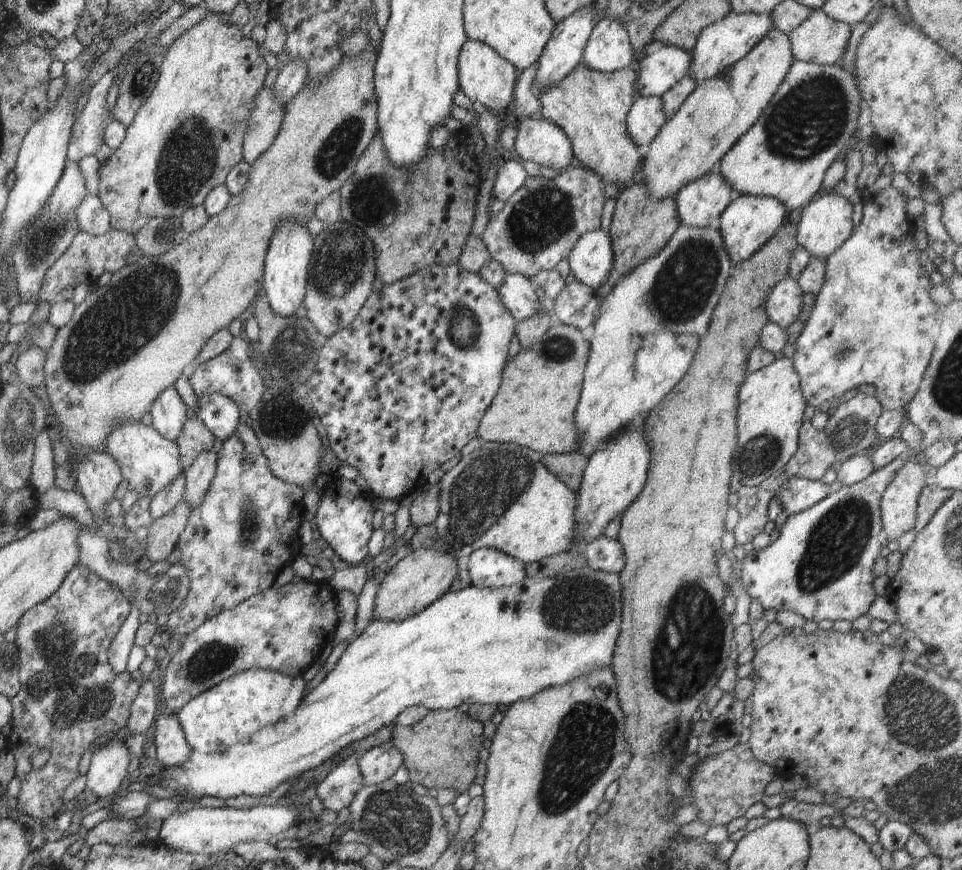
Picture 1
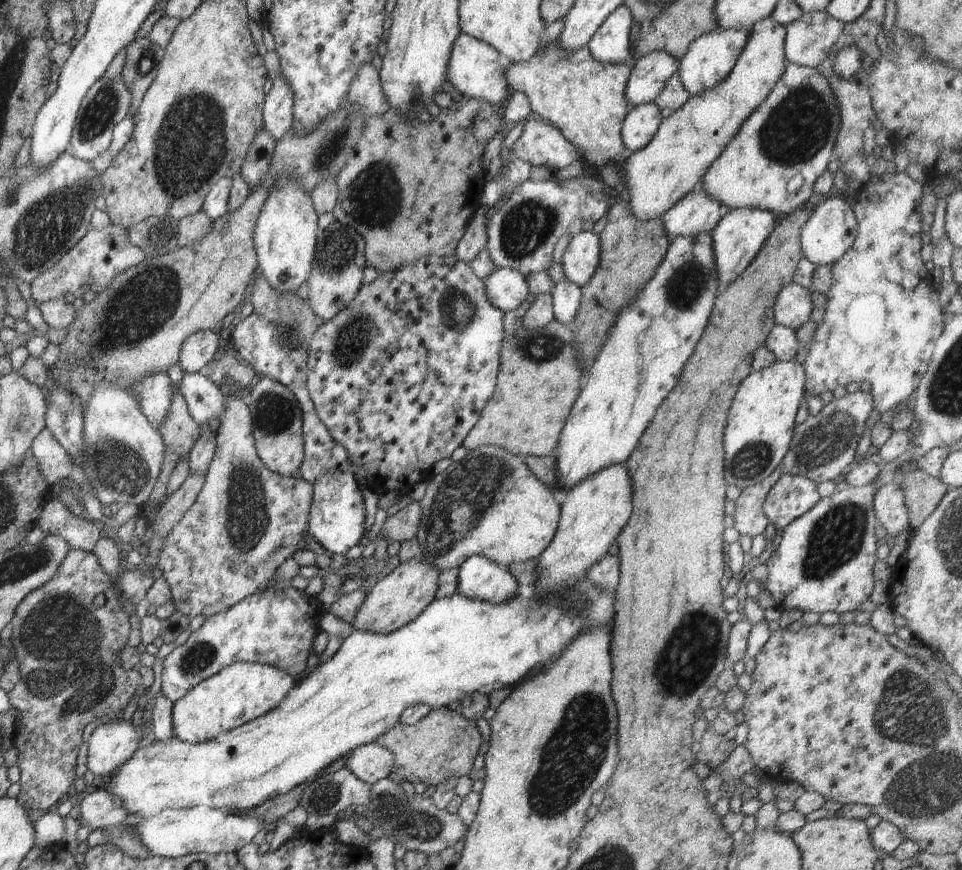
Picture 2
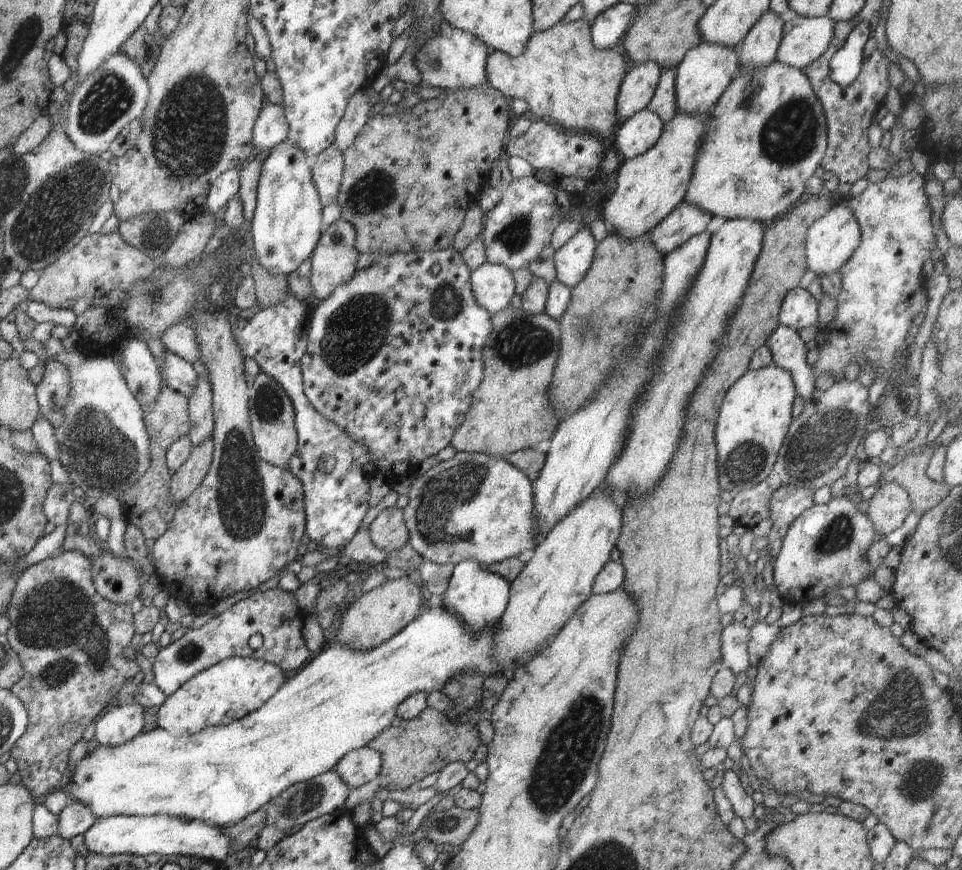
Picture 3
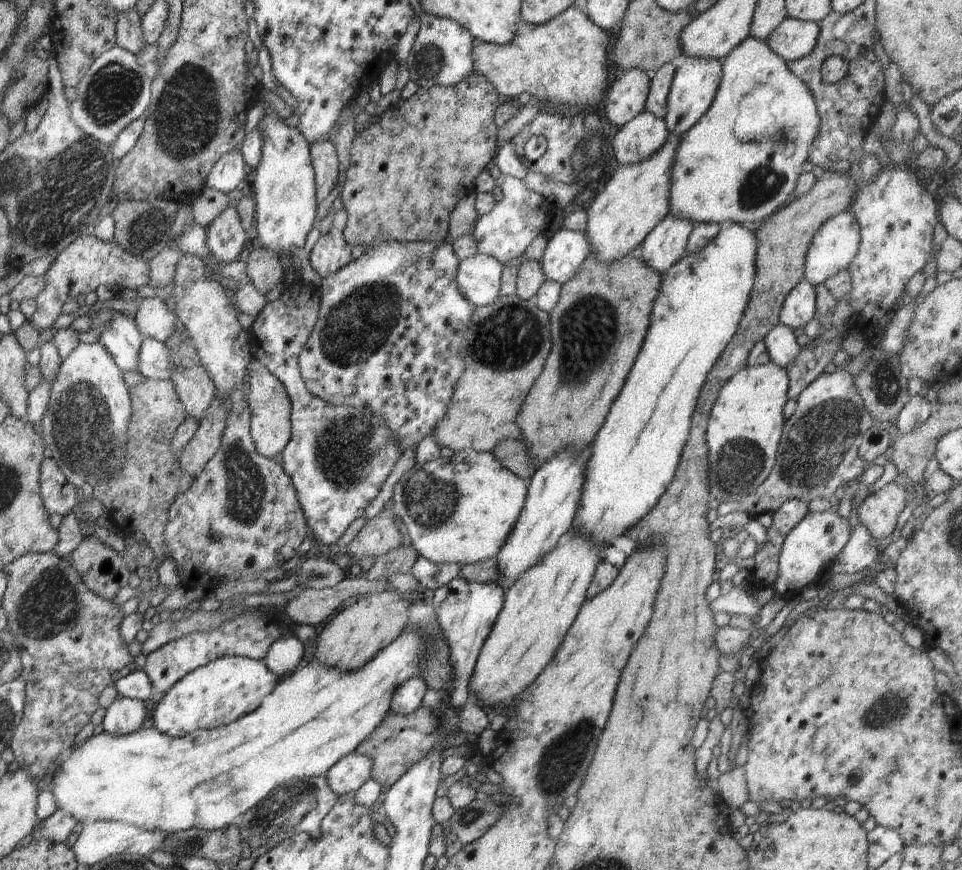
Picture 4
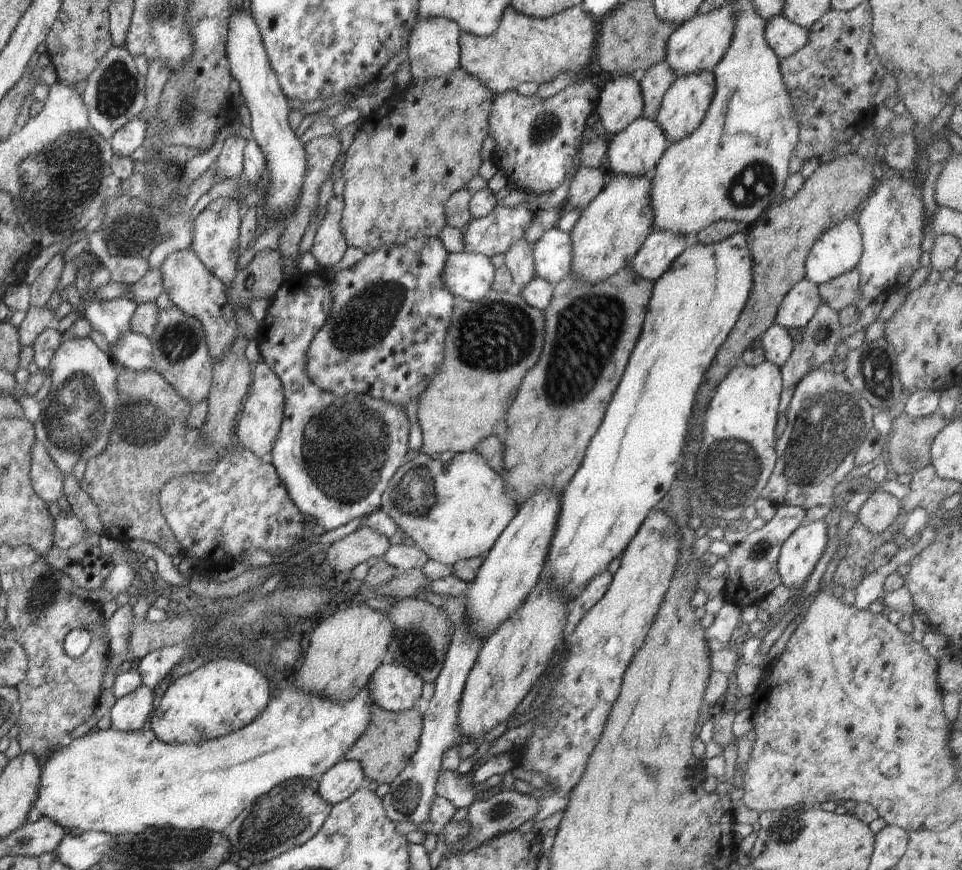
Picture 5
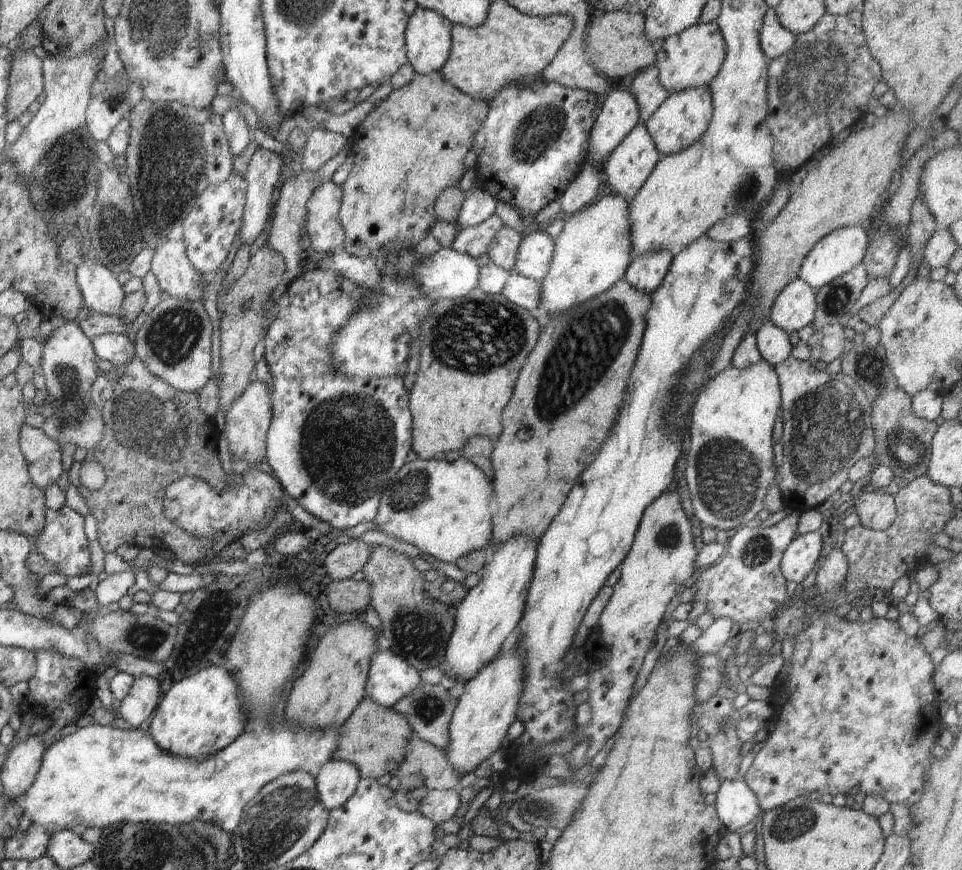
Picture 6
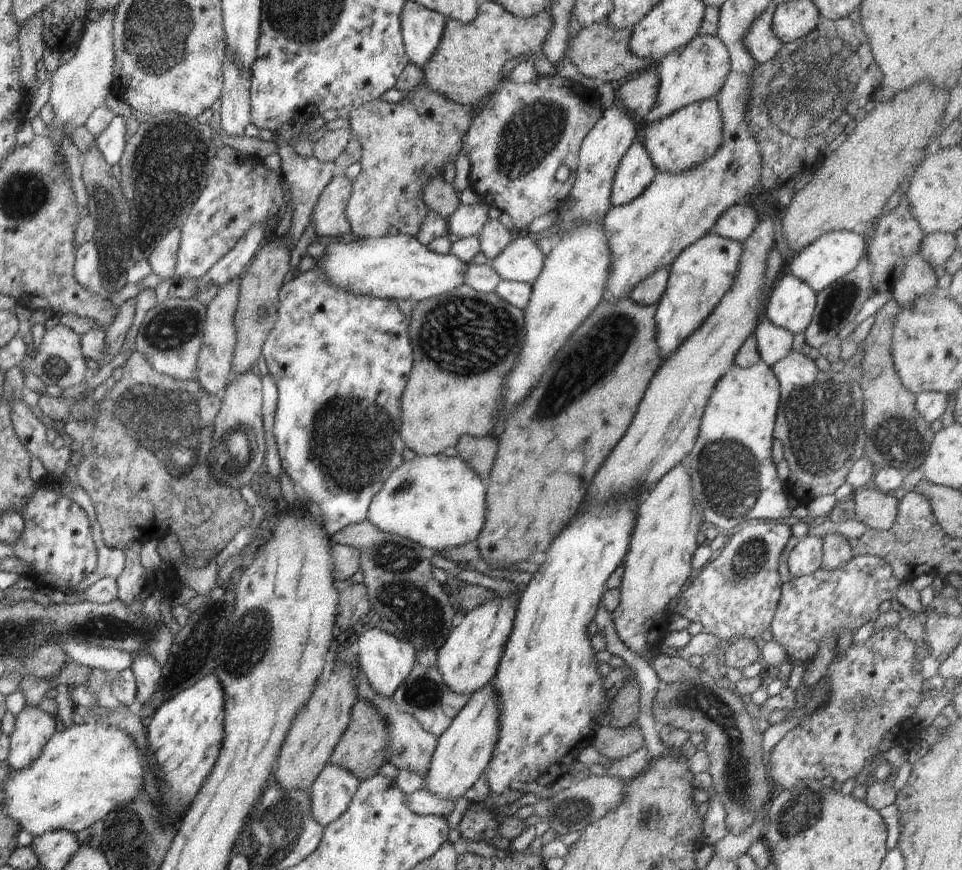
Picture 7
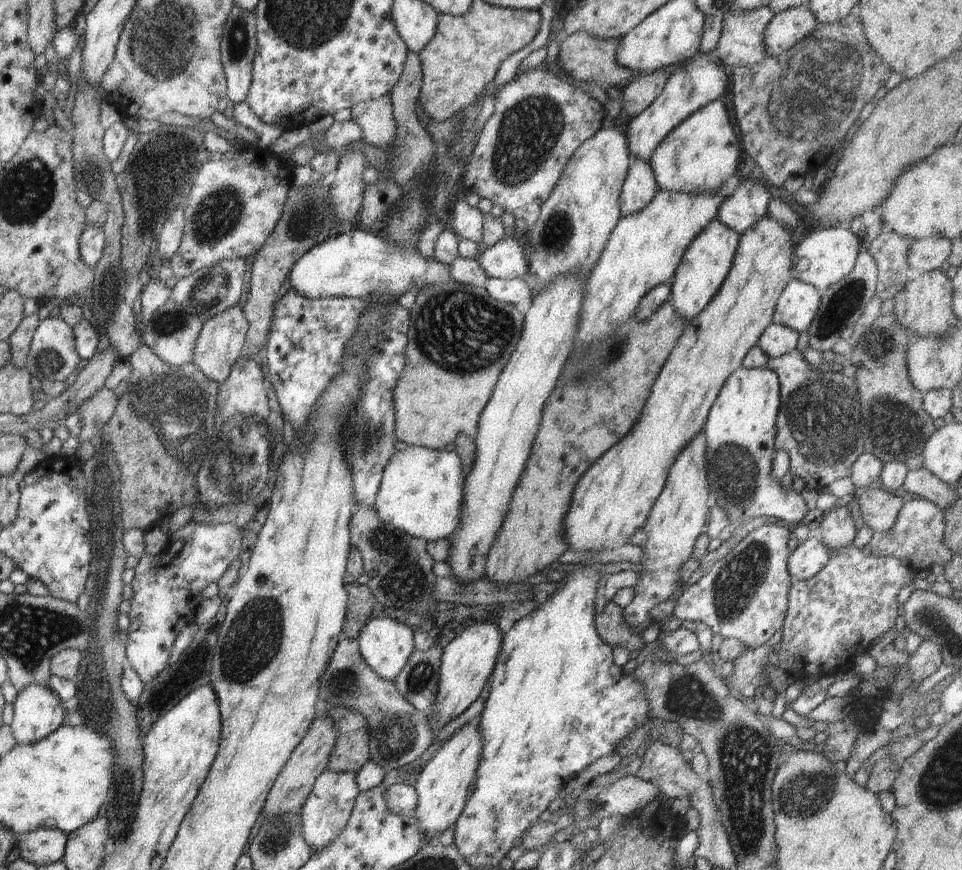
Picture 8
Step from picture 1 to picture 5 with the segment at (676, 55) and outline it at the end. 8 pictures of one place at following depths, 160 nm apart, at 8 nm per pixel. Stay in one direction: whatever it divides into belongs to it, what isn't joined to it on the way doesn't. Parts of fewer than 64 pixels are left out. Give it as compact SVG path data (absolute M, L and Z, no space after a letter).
M638 75L614 77L599 91L596 111L608 138L642 117L644 106Z

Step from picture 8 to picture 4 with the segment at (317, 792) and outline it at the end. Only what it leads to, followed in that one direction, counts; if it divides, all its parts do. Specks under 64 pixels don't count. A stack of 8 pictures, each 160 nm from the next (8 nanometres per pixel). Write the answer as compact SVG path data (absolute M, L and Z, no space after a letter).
M354 751L333 764L325 777L338 796L348 795L356 792L371 778L371 768L370 758Z

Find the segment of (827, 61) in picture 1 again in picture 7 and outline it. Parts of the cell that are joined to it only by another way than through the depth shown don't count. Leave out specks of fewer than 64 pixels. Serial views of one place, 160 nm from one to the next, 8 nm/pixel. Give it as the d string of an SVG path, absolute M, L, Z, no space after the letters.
M772 2L766 11L754 20L754 24L748 28L744 36L744 46L750 50L750 56L757 64L774 60L783 46L782 40L772 29L776 8L776 4Z

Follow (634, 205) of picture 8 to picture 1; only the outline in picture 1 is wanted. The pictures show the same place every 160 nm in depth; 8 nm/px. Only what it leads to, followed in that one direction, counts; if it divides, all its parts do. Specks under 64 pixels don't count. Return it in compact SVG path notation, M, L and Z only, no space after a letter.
M636 96L627 114L626 128L637 146L645 149L666 121L661 97Z

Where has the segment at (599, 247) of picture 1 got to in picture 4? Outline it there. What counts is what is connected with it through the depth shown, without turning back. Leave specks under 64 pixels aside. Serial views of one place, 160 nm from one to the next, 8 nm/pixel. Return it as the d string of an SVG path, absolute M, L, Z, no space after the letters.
M560 228L547 242L540 264L543 275L558 284L566 284L577 274L591 253L584 233Z

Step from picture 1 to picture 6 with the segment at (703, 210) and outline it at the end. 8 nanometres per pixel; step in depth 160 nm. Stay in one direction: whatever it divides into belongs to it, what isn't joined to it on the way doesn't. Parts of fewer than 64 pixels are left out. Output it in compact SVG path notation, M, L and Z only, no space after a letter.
M660 251L638 257L628 265L624 280L636 290L652 294L668 274L673 256L670 251Z

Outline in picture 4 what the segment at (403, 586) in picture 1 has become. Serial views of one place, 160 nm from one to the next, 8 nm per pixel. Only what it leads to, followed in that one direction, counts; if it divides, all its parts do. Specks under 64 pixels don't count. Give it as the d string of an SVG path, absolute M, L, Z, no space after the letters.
M388 588L377 595L362 597L354 605L341 609L317 635L314 661L348 672L361 669L405 630L411 602L410 597Z

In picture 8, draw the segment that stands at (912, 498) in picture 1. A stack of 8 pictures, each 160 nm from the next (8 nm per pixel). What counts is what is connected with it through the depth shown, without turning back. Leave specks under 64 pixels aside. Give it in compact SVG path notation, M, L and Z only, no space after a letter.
M871 487L857 492L856 501L860 505L860 514L862 514L862 520L866 523L865 526L868 526L873 532L887 532L890 530L894 522L896 522L902 506L904 506L904 501L901 497L892 495L886 489Z

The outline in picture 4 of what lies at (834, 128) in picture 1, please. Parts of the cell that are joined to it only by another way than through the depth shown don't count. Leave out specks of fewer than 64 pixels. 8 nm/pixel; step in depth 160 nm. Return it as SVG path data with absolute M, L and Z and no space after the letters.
M749 34L738 46L732 49L726 58L721 60L721 65L722 78L710 108L690 130L681 136L677 144L670 171L669 214L679 219L689 220L693 224L716 223L722 226L729 223L740 225L746 224L746 222L760 222L792 199L798 176L803 172L802 166L804 166L804 162L809 160L810 145L814 140L817 140L818 127L821 123L820 117L809 88L789 69L787 61L772 52L770 47L763 43L763 40L758 40L758 37Z

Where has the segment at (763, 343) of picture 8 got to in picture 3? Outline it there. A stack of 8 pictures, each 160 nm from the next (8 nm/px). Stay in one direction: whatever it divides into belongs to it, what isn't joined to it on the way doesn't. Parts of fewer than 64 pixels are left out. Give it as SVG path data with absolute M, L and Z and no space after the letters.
M779 324L768 337L766 345L774 364L792 375L797 394L806 400L816 389L816 376L811 372L812 366L806 363L807 350L804 344L799 331Z

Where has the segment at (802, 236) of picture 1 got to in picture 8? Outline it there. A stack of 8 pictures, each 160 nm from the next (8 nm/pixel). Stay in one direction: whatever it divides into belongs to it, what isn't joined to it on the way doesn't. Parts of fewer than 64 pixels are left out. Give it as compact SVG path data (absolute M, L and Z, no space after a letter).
M847 226L815 229L808 238L798 244L792 254L791 279L804 282L818 292L824 292L854 269L857 257L863 249L863 237L852 233Z

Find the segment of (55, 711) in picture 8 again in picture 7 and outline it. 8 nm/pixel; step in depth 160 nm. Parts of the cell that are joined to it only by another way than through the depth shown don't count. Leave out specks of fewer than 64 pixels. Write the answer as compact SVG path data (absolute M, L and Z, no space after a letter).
M25 706L16 716L16 727L9 736L7 762L11 770L24 770L40 757L46 742L56 733L56 721L39 706Z

